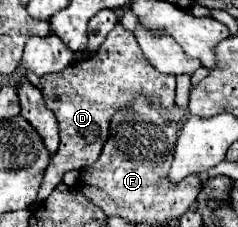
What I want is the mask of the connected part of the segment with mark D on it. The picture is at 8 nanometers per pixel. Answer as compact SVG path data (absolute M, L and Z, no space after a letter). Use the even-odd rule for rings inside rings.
M120 23L108 33L100 49L84 59L70 63L60 73L48 73L42 79L42 95L50 111L54 111L60 127L60 147L50 159L44 173L42 187L38 191L38 201L44 201L52 189L62 181L62 175L70 169L84 169L92 165L110 135L110 119L116 111L128 109L140 95L152 103L156 109L174 107L176 77L158 73L142 55L132 31L124 29Z

